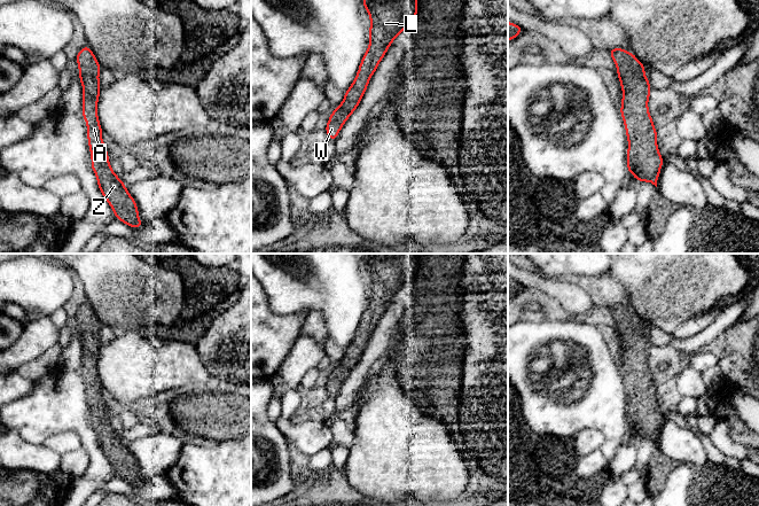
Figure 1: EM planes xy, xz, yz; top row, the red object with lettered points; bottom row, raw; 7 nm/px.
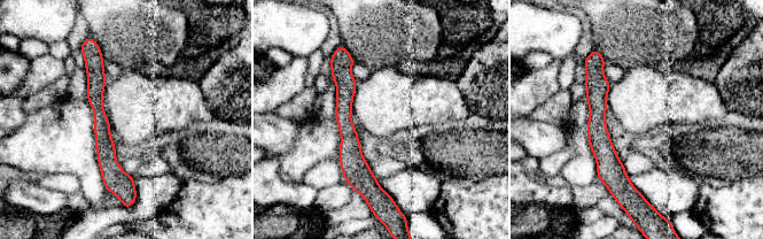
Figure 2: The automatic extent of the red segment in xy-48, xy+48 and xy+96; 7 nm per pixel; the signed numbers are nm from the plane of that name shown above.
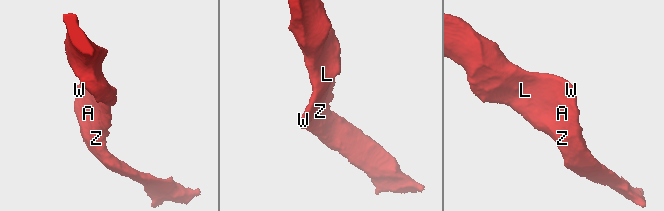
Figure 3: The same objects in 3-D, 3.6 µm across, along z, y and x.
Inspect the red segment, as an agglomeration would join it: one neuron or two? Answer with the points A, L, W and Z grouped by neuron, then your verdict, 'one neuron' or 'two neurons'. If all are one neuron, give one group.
A L W Z | one neuron

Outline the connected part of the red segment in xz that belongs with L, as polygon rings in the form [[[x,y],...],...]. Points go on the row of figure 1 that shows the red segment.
[[[362,0],[362,7],[370,18],[369,47],[352,85],[345,91],[344,100],[330,114],[324,127],[331,141],[336,141],[341,129],[358,108],[392,41],[417,17],[417,0]]]

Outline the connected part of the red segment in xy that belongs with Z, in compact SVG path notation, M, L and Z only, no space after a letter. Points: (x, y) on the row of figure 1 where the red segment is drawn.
M87 45L78 52L76 61L84 92L81 114L87 124L91 168L96 176L99 189L112 208L114 216L132 228L141 228L144 224L140 221L136 202L126 190L126 185L112 171L107 147L102 141L103 130L97 117L101 89L99 73L102 67Z

